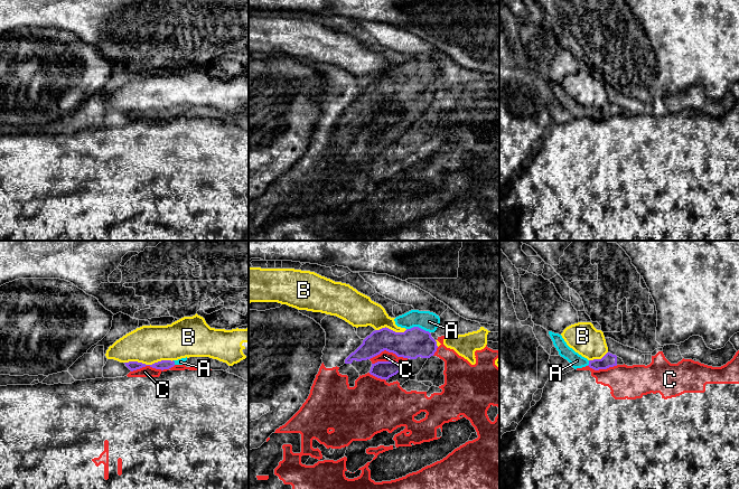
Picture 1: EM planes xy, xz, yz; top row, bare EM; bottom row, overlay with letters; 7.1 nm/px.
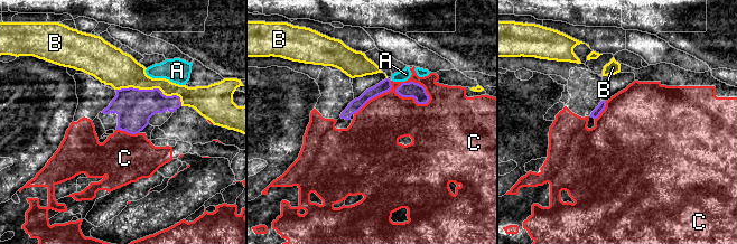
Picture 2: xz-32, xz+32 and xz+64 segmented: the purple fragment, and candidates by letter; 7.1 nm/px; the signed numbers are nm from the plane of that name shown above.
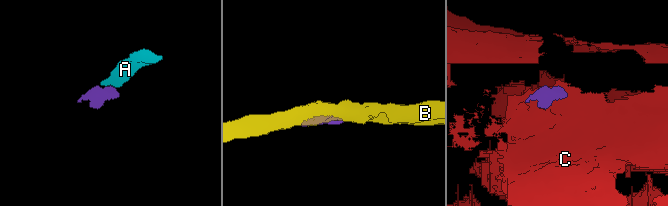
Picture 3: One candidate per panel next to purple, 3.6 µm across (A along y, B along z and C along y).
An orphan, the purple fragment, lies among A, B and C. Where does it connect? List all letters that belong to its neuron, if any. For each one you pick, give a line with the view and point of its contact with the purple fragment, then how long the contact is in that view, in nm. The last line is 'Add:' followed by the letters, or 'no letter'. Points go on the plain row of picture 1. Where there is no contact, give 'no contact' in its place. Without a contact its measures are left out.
A: meets purple in xz at (418, 76); contact 170 nm long
Add: A

